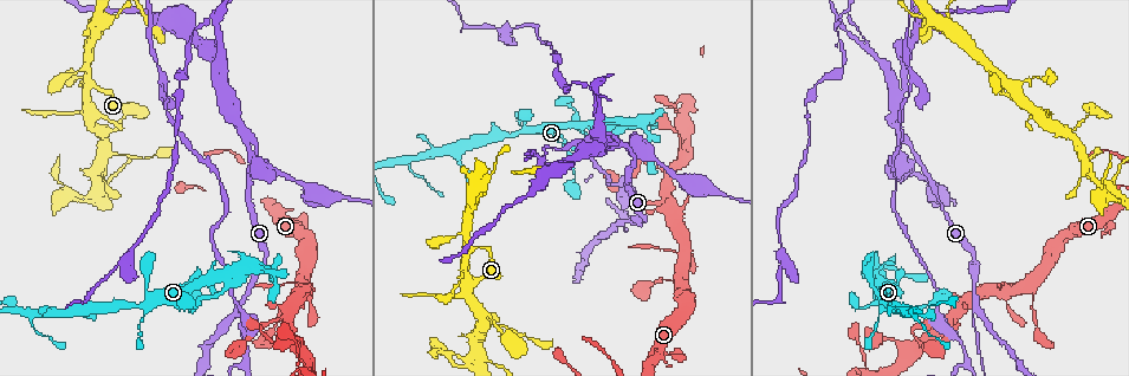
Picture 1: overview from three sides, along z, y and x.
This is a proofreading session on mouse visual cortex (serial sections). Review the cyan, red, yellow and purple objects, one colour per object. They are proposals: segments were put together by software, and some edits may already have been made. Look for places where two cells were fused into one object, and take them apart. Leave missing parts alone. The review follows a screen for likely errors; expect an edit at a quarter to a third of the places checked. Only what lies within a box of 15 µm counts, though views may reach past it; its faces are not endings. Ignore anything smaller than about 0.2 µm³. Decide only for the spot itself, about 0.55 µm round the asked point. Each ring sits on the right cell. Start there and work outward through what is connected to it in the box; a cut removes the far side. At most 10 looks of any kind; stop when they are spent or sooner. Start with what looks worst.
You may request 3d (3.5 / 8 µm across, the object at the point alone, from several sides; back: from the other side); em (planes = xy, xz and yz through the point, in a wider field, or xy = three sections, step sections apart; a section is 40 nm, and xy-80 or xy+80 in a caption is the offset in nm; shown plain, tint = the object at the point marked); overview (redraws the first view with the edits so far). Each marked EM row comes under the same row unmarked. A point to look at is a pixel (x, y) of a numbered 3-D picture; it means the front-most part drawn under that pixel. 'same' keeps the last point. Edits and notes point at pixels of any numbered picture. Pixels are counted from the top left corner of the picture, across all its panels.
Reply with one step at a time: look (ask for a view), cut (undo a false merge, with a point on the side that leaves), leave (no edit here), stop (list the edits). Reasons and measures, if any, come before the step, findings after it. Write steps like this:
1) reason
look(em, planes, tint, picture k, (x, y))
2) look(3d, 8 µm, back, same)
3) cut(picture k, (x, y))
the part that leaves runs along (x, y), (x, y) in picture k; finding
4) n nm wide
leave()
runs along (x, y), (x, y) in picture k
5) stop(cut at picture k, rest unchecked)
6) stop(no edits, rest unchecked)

three-way junction
look(3d, 3.5 µm, picture 1, (907, 136))

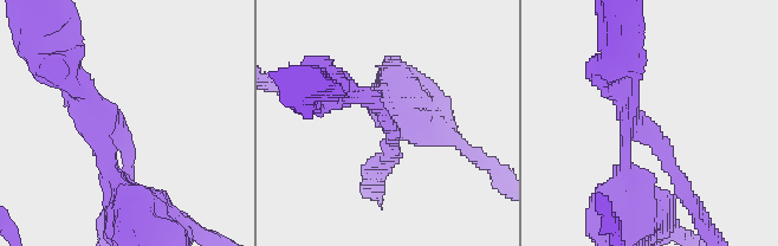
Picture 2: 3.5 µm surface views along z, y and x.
3 arms; arms of 200, 250, 300 nm; now the EM
look(em, xy, step 5, tint, picture 2, (118, 125))

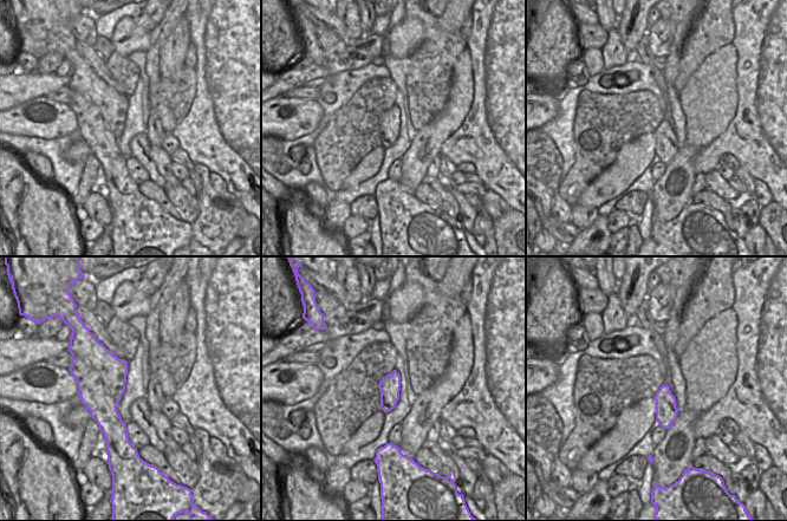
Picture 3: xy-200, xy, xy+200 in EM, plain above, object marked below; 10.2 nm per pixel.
220 nm wide
cut(picture 2, (108, 180))
border along (82, 358), (117, 402) in picture 3; a second cell is stuck on

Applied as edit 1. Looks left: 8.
redraw
look(overview)

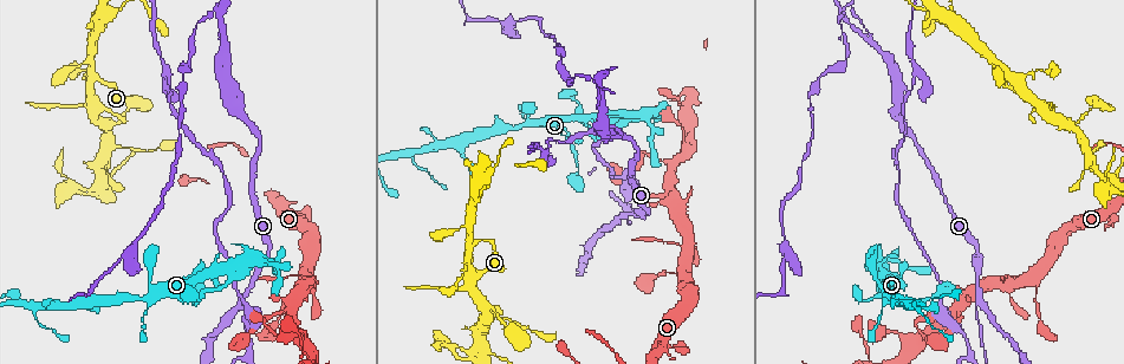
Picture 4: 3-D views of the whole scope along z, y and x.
looks like a crossing
look(3d, 3.5 µm, picture 4, (598, 79))

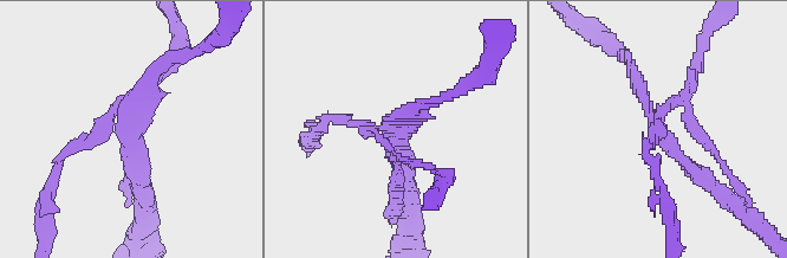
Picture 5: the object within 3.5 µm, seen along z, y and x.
look(em, planes, tint, picture 5, (667, 138))

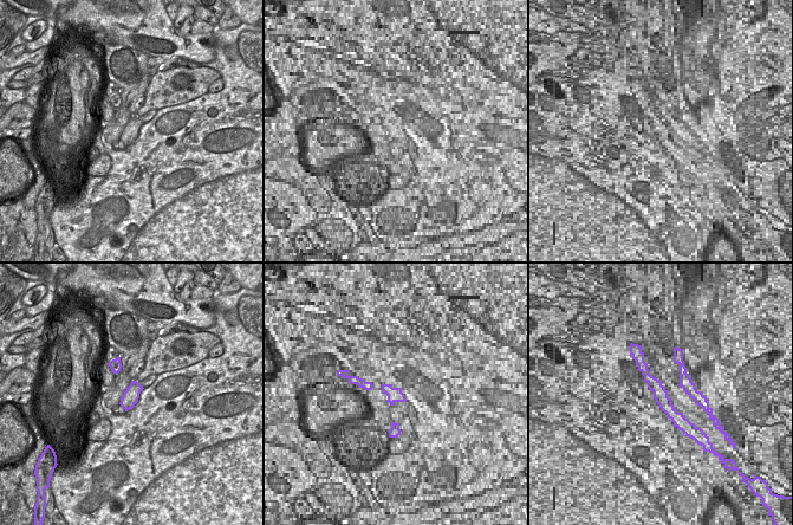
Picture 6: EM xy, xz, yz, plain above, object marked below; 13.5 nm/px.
cut(picture 5, (76, 142))
the part that leaves runs along (110, 128), (59, 160), (41, 204) in picture 5; a second cell is stuck on

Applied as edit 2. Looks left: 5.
a narrow waist
look(3d, 3.5 µm, picture 4, (243, 297))

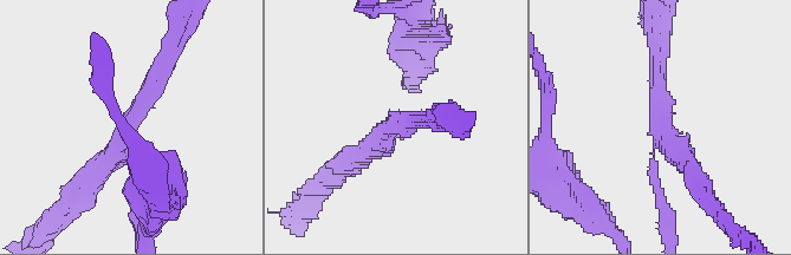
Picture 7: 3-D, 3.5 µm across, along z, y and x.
3 arms; arms of 100, 250, 250 nm; shape alone is not enough
look(em, xy, step 2, tint, picture 7, (664, 128))

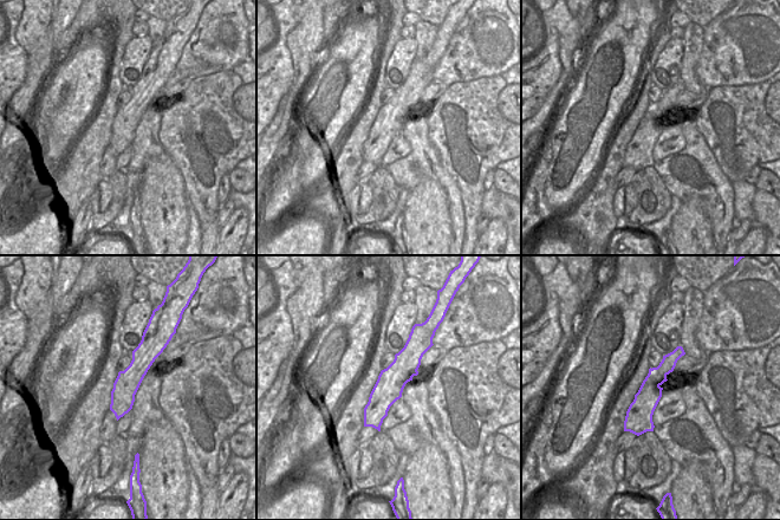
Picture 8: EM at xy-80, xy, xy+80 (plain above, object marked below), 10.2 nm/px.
cut(picture 7, (657, 190))
the part that leaves runs along (654, 151), (666, 235) in picture 7; two cells meet here

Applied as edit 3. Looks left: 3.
three-way junction
look(em, xy, step 1, tint, picture 4, (220, 271))

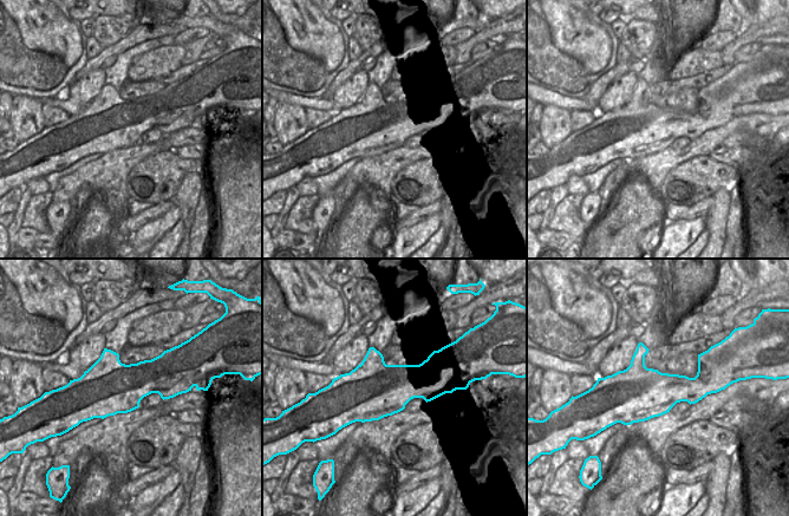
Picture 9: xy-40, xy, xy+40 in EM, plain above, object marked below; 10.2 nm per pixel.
see where the arms go
look(3d, 3.5 µm, same)

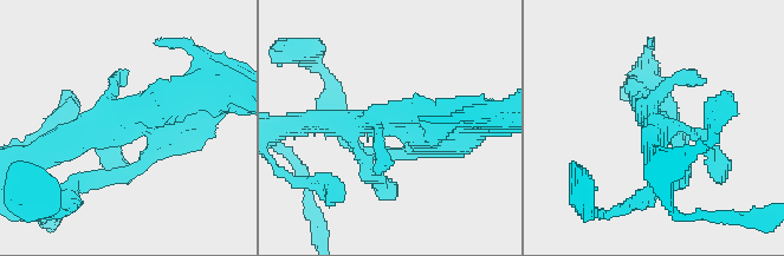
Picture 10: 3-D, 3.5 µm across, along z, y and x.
leave()
runs along (53, 151), (195, 89) in picture 10; continuous, no second cell

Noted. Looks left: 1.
stop(cut at picture 2, cut at picture 5, cut at picture 7, rest unchecked)

